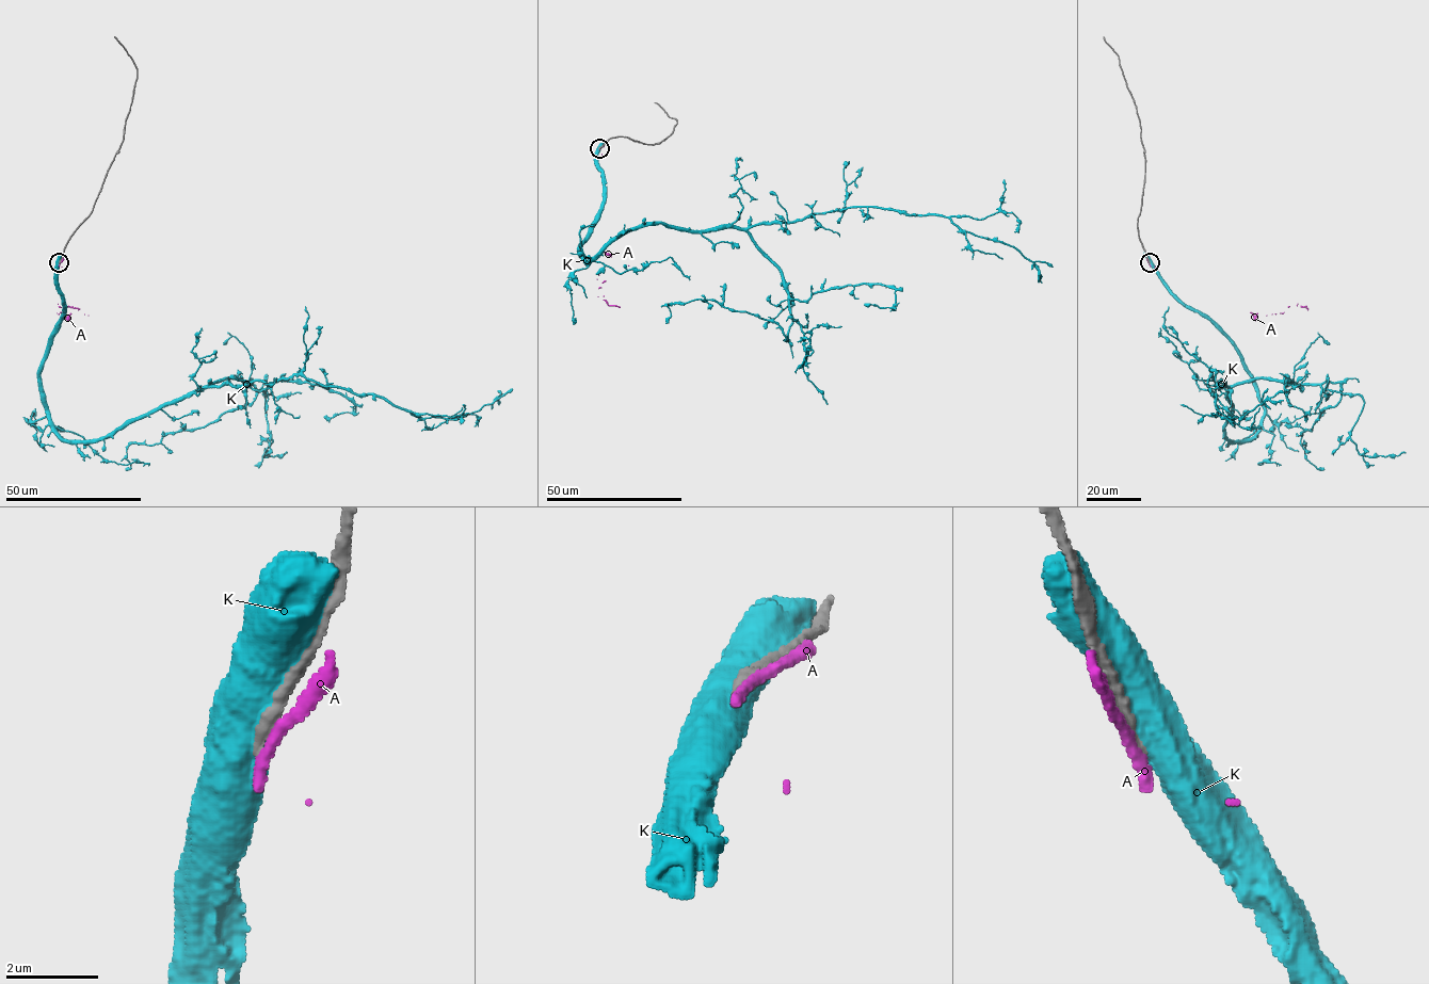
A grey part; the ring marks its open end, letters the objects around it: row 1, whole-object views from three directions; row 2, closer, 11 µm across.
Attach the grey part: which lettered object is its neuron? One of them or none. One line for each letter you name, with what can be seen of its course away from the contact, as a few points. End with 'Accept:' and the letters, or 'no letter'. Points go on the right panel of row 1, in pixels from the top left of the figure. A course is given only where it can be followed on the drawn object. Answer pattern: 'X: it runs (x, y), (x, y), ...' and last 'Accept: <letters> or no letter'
Accept: no letter

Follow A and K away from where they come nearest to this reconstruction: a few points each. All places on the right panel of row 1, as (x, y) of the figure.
A: (1149, 262), (1250, 312), (1155, 267)
K: (1147, 259), (1251, 376), (1264, 418), (1251, 438), (1230, 440), (1229, 387), (1210, 374), (1231, 418), (1283, 391)

